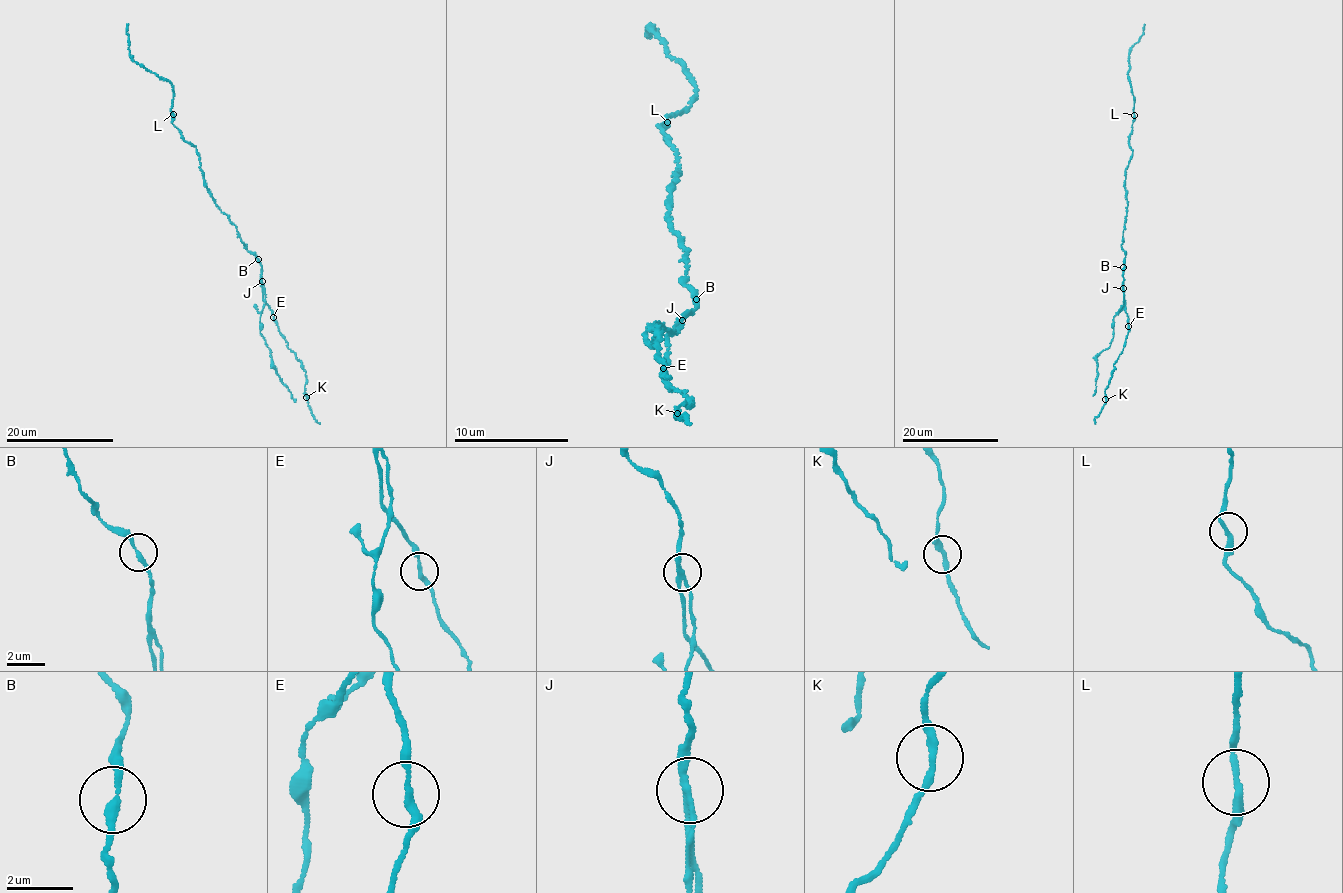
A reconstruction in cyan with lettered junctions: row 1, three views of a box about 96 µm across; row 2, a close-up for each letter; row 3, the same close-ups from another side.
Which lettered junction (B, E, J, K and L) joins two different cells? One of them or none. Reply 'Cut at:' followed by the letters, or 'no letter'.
Cut at: J

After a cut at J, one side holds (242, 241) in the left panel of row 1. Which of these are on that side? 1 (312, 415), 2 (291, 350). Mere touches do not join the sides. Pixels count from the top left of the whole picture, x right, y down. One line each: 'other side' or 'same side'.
1: same side
2: same side

